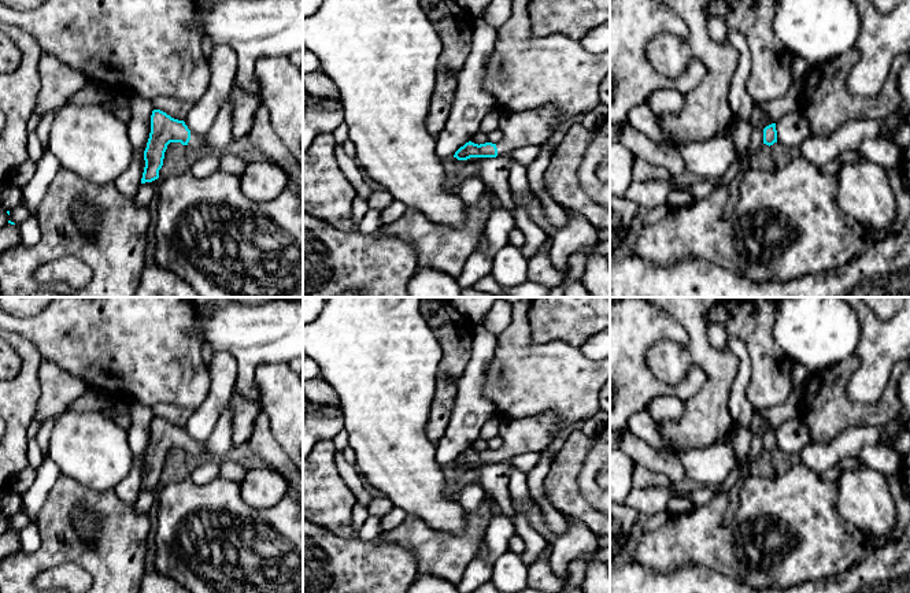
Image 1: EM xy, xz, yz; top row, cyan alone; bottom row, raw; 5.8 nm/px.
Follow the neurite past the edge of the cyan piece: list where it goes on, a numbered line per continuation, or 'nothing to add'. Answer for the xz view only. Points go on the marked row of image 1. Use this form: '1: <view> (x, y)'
1: xz (528, 128)

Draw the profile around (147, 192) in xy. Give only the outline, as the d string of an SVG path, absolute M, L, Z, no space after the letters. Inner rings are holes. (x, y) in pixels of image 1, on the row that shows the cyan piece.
M158 178L152 182L145 182L141 184L136 196L134 196L134 201L138 207L148 207L149 203L152 201L152 199L156 196L156 189L158 185L162 179Z

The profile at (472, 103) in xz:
M485 23L474 25L471 49L458 73L458 86L447 123L436 136L436 152L450 159L480 130L482 119L500 111L496 99L484 88L487 66L496 41L496 30Z

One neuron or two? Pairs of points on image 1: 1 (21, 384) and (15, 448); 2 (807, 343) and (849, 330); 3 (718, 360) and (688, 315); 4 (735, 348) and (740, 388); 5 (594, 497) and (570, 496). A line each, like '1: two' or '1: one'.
1: one
2: one
3: one
4: one
5: two

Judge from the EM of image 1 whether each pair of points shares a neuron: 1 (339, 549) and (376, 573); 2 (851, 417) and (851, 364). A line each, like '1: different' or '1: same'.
1: same
2: same

